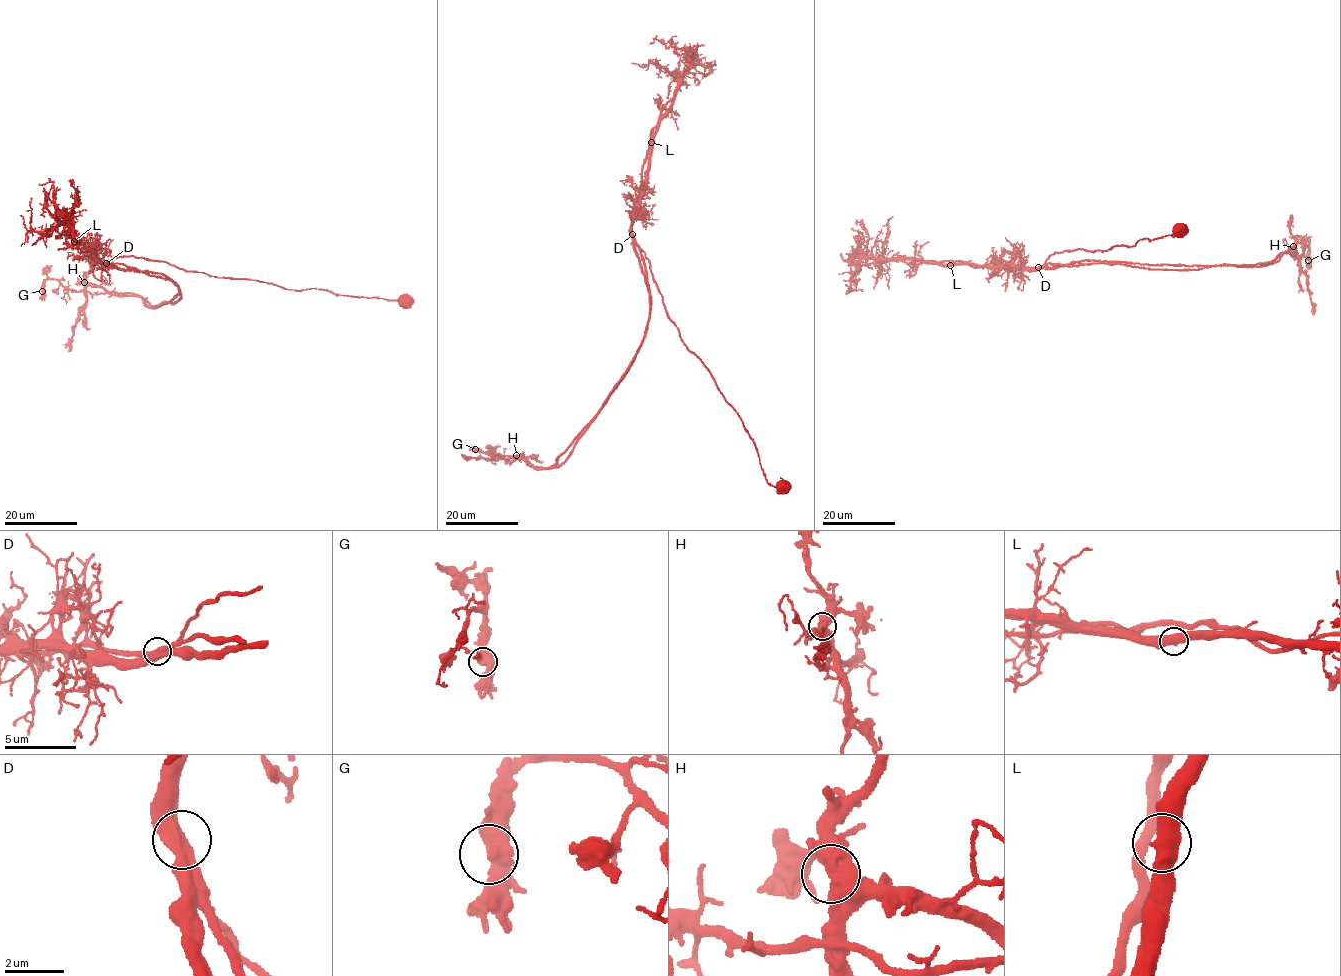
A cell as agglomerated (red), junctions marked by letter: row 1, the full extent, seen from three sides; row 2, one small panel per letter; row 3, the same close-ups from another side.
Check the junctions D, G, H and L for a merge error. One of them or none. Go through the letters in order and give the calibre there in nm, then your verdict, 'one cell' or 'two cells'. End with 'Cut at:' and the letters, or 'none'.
D: 600 nm thick; two cells
G: 600 nm thick; one cell
H: 600 nm thick; one cell
L: 550 nm thick; one cell
Cut at: D

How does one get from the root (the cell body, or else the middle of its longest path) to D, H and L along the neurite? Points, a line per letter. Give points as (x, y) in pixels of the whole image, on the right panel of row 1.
D: (1180, 229), (1185, 231), (1139, 239), (1129, 247), (1054, 253), (1038, 267)
H: (1180, 229), (1129, 247), (1055, 252), (1044, 264), (1258, 267), (1295, 255), (1293, 246)
L: (1180, 229), (1185, 231), (1139, 239), (1129, 247), (1054, 253), (1038, 267), (950, 265)

